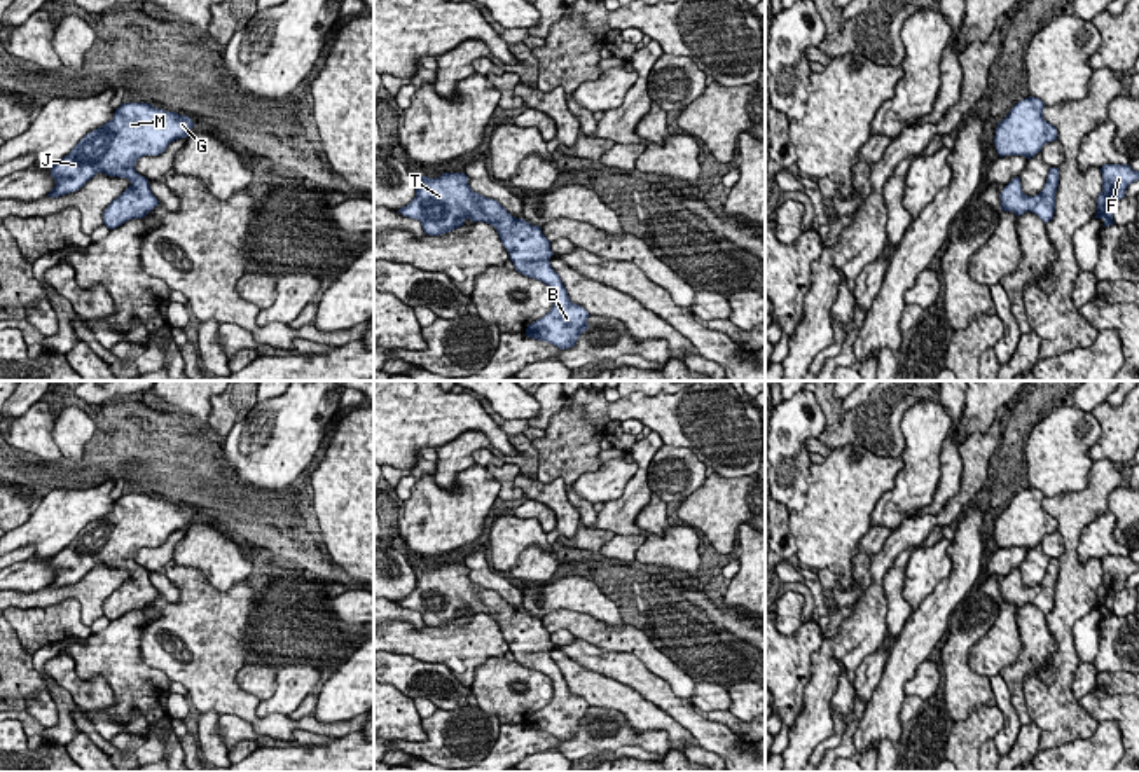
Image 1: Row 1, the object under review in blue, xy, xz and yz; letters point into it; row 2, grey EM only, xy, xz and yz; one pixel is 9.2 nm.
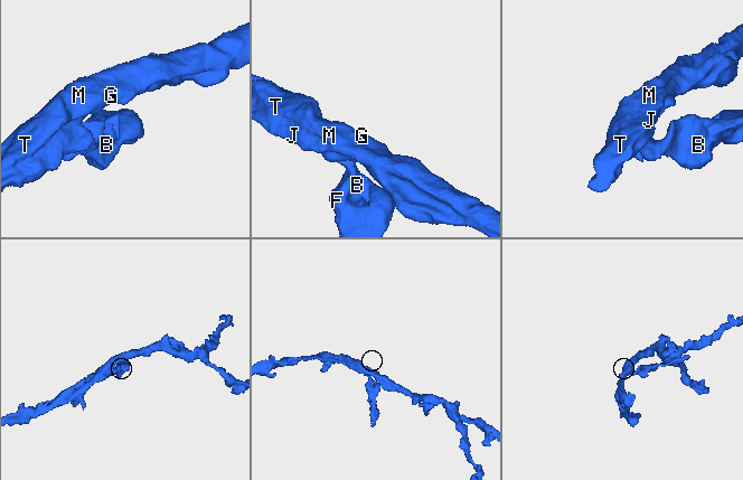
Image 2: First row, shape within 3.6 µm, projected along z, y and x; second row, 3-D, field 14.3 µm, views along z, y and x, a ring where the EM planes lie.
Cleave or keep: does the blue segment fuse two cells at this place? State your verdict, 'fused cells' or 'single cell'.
single cell

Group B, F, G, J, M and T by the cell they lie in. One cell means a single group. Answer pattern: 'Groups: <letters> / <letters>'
Groups: B F G J M T

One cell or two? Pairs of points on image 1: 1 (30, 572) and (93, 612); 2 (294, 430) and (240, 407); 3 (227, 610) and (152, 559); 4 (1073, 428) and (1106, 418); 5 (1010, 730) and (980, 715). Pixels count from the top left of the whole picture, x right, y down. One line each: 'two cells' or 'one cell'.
1: two cells
2: two cells
3: two cells
4: two cells
5: two cells

